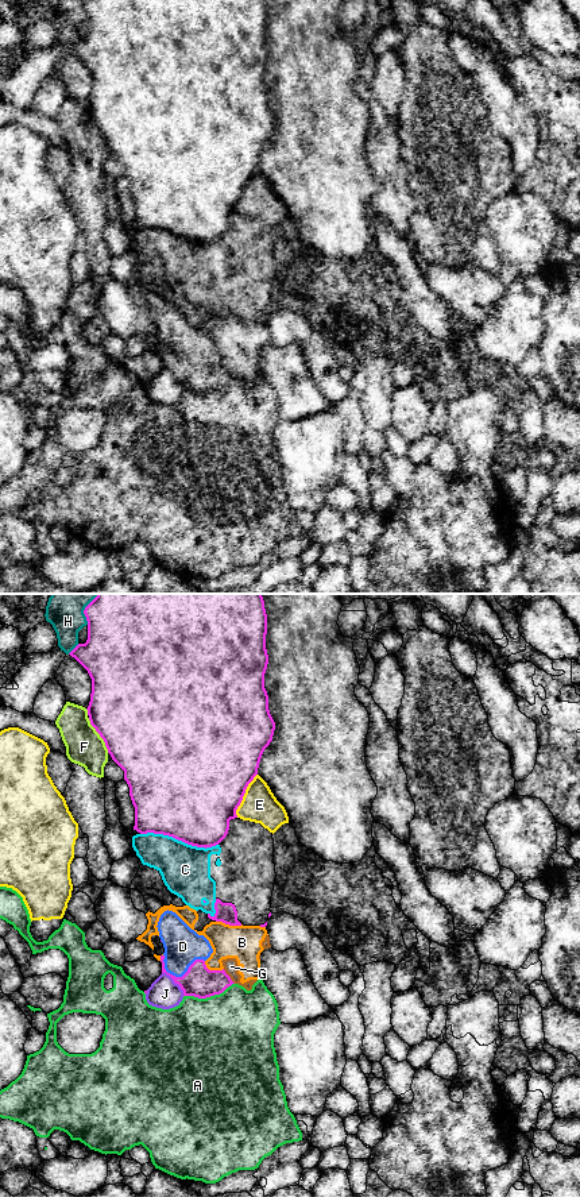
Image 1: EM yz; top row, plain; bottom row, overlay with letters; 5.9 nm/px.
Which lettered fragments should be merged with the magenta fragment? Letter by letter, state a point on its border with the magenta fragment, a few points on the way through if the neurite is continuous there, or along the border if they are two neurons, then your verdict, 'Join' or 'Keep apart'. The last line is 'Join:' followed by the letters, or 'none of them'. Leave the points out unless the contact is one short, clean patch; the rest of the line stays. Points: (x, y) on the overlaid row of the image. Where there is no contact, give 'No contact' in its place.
A: Touches magenta at yz (208, 996). Keep apart
B: Touches magenta at yz (229, 925). Keep apart
C: Touches magenta at yz (180, 840). Keep apart
D: Touches magenta at yz (182, 976). Keep apart
E: Touches magenta at yz (243, 795). Keep apart
F: Touches magenta at yz (100, 736). Keep apart
G: Touches magenta at yz (228, 976). Keep apart
H: Touches magenta at yz (74, 648). Keep apart
J: Touches magenta at yz (176, 983). Keep apart
Join: none of them

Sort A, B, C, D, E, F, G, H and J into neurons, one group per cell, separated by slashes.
A / B G / C / D / E / F / H / J

